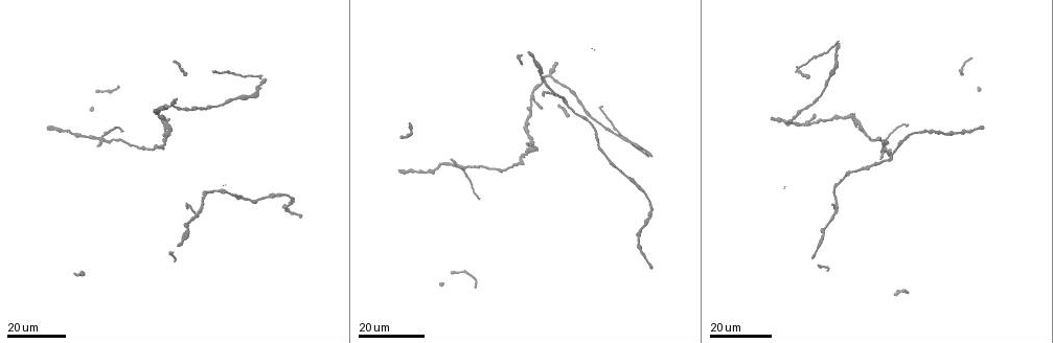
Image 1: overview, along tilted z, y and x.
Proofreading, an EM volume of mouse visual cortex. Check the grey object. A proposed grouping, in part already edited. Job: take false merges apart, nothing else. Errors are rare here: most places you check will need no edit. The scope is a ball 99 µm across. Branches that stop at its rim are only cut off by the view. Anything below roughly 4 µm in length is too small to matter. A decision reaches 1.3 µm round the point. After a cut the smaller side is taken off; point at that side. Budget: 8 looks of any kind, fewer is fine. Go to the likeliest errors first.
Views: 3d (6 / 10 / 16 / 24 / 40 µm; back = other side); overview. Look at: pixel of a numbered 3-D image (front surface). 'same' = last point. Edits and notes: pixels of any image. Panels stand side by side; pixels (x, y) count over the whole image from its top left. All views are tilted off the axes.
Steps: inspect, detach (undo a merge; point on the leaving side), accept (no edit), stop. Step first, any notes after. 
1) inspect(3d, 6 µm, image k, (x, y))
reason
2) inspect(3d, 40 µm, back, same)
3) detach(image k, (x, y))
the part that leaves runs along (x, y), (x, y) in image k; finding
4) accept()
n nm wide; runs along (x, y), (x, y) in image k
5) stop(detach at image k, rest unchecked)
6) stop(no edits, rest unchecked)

inspect(3d, 16 µm, image 1, (835, 209))
arms part here

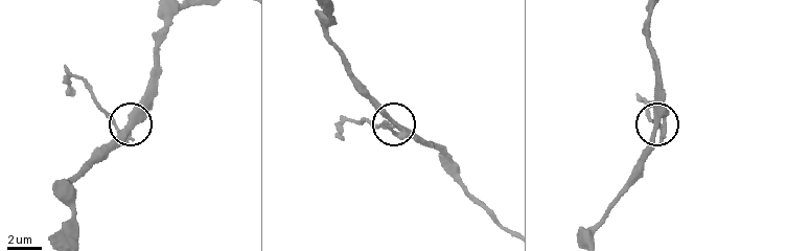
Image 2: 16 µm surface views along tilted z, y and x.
inspect(3d, 6 µm, image 2, (653, 137))

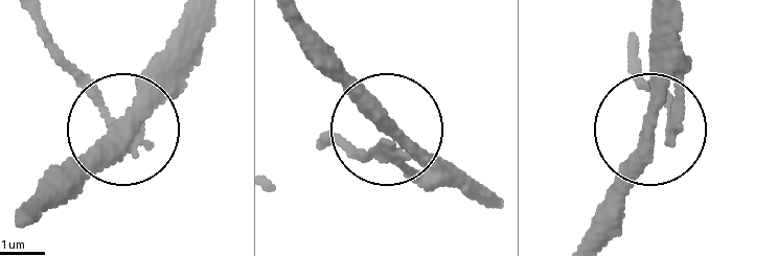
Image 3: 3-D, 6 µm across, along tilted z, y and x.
accept()
side arm 6 µm; 3 arms; one cell here

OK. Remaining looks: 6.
inspect(3d, 24 µm, image 1, (550, 74))
three arms meet

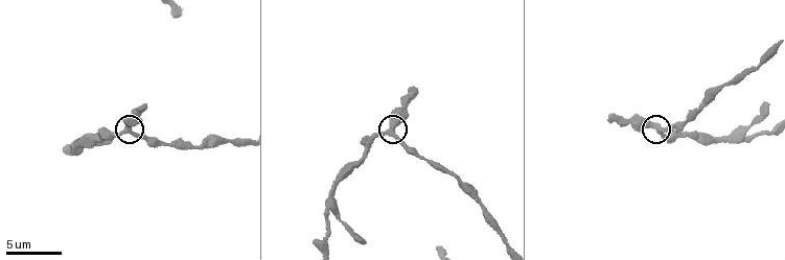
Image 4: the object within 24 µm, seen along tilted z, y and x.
inspect(3d, 6 µm, image 4, (129, 127))

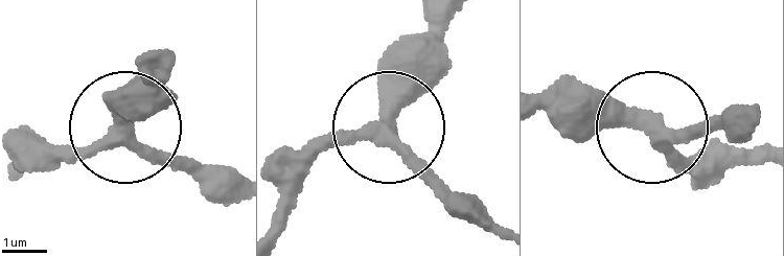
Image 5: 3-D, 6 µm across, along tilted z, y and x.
inspect(3d, 6 µm, back, image 5, (122, 131))
other side

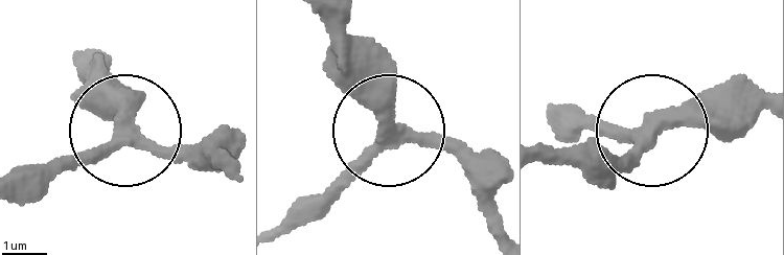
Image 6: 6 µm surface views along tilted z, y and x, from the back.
accept()
3 arms; runs along (503, 225), (450, 156), (397, 130), (373, 40) in image 6; continuous, no second cell

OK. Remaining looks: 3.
inspect(3d, 24 µm, image 1, (839, 183))

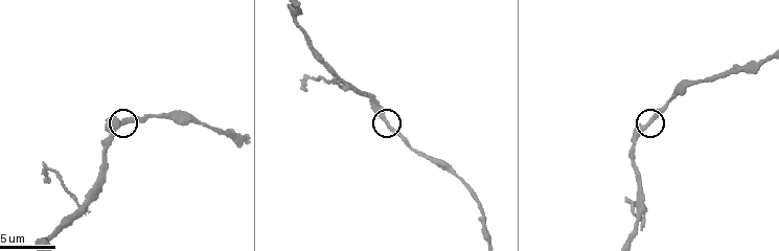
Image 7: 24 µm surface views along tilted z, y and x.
inspect(3d, 10 µm, image 7, (651, 122))
zoom in

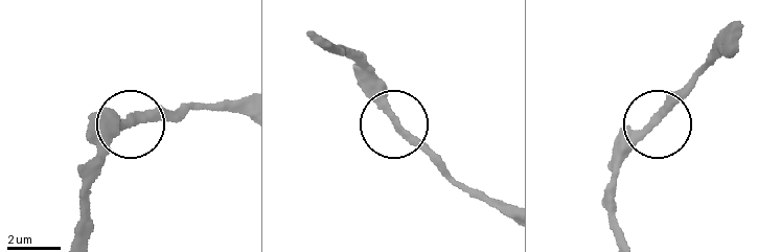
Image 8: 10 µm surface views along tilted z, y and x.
accept()
270 nm wide; one cell here

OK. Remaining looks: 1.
stop(no edits, rest unchecked)

